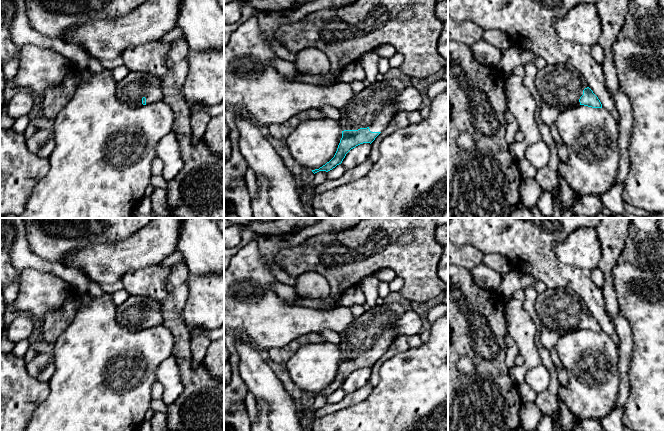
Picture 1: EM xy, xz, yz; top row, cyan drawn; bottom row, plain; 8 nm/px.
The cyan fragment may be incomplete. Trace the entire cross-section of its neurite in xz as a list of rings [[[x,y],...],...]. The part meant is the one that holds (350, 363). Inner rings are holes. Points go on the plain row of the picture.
[[[384,303],[375,305],[365,310],[364,314],[356,317],[353,322],[341,333],[340,348],[342,362],[334,381],[319,393],[312,394],[315,398],[319,395],[330,395],[341,388],[346,378],[356,370],[363,367],[372,367],[381,355],[390,347],[398,337],[396,324],[400,317],[406,312],[399,303]]]

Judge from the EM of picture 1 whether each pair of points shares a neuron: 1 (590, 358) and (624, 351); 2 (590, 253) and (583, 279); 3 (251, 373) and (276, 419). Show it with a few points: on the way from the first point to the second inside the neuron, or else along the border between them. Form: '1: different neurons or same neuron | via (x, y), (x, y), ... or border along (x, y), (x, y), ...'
1: different neurons | border along (616, 346), (618, 373), (620, 375)
2: different neurons | border along (563, 263), (589, 270)
3: same neuron | via (262, 384), (276, 398), (276, 408)

